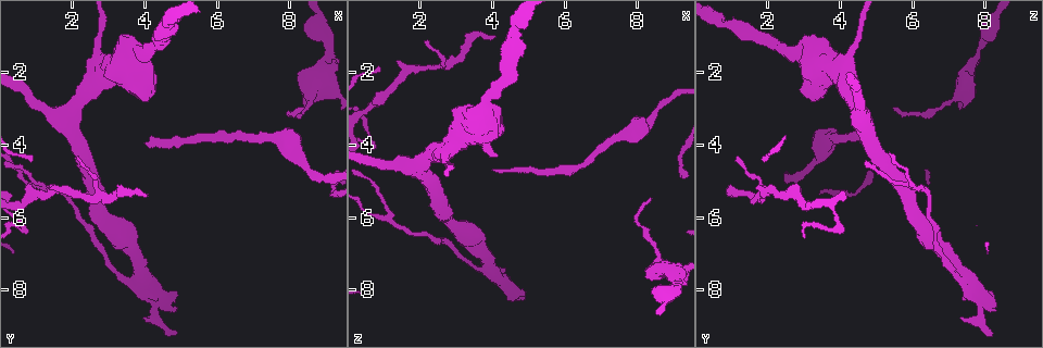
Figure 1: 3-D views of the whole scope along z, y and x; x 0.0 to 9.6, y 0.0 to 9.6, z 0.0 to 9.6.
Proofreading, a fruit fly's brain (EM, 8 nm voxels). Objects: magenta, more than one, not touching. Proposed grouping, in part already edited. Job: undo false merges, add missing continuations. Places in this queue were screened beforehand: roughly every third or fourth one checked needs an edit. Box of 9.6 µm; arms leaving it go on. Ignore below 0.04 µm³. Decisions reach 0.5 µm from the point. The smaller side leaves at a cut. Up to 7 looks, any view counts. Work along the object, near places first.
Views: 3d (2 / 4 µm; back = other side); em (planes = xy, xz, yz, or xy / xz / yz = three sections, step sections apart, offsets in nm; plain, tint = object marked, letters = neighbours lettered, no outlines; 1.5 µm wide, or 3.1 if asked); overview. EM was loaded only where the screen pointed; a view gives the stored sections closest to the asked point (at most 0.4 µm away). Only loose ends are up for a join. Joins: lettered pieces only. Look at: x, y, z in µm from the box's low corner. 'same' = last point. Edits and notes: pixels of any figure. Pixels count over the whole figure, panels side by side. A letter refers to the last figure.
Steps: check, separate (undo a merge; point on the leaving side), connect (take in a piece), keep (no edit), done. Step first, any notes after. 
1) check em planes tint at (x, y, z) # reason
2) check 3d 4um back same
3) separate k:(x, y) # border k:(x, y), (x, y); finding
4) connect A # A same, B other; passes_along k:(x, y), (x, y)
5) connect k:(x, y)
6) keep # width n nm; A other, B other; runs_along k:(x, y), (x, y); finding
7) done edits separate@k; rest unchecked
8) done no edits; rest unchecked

check 3d 2um at (4.00, 3.95, 4.65) # end of a long branch

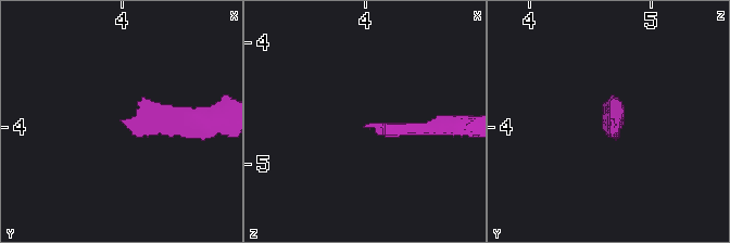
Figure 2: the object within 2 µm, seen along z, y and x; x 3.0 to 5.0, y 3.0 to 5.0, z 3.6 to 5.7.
check em planes letters at (4.00, 3.94, 4.70) # need the tissue

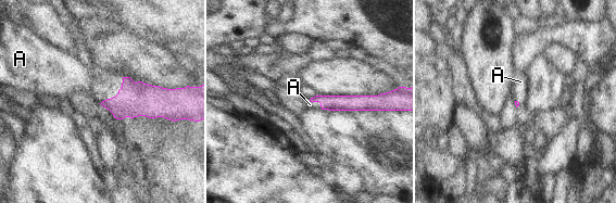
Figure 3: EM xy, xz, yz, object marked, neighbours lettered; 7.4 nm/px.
connect A # A same; passes_along 3:(134, 99), (117, 93), (96, 81); the neuron continues

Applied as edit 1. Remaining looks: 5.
check em yz step 8 tint at (3.90, 7.60, 7.40) # sharp bend

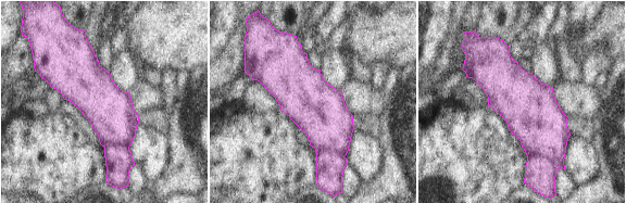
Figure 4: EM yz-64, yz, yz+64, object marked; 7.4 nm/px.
check em planes letters same # cut it another way

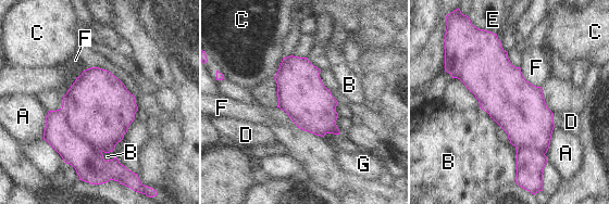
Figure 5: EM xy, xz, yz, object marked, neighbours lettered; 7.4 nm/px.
separate 5:(88, 162) # A other, B other, C other, D other, E other, F other, G other; border 5:(61, 109), (70, 128), (101, 152); two neurons meet here

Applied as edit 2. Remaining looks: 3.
check overview # redraw

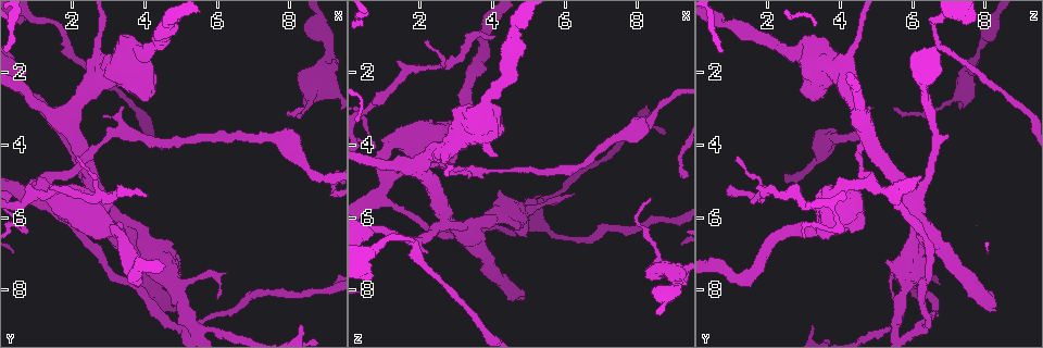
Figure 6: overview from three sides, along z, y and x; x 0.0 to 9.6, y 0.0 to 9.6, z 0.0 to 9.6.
check 3d 4um at (0.65, 6.35, 3.90) # abrupt turn

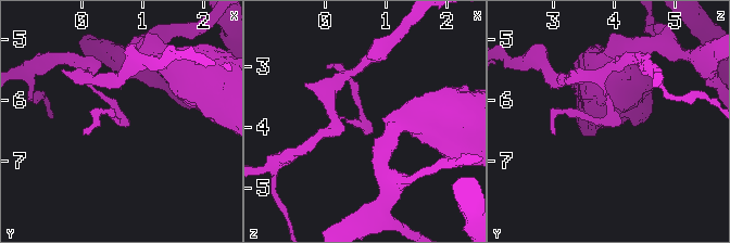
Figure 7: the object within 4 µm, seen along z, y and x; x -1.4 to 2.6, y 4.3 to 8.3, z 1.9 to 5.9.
check em planes letters at (0.60, 6.30, 3.85)

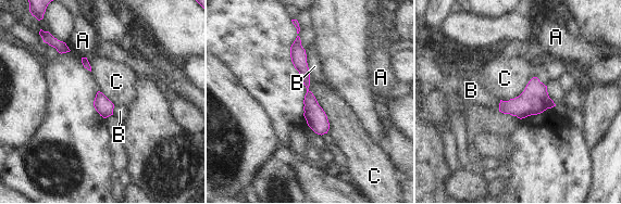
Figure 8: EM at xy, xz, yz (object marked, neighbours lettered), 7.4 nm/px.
keep # width 120 nm; A other, B other, C other; runs_along 8:(297, 42), (311, 109), (321, 131); all the same neuron

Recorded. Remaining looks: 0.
done edits connect@3, separate@5; rest unchecked

